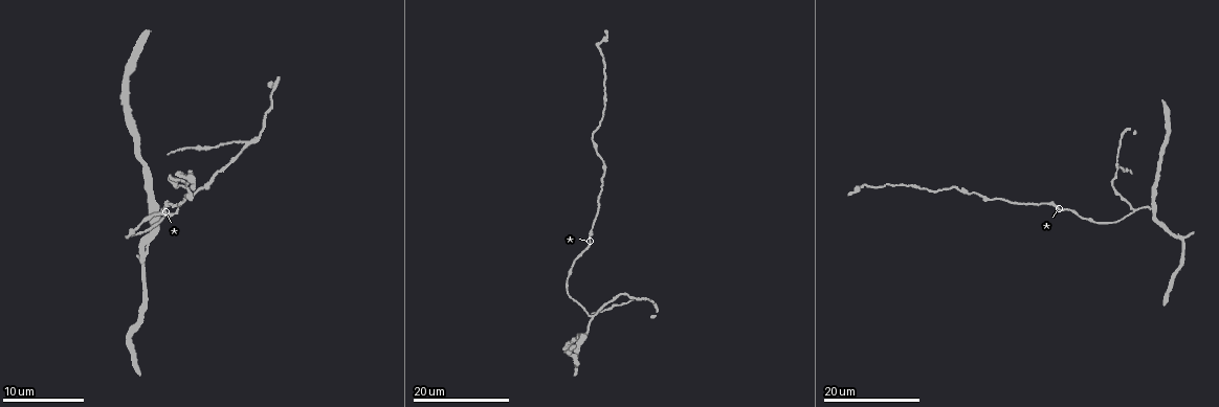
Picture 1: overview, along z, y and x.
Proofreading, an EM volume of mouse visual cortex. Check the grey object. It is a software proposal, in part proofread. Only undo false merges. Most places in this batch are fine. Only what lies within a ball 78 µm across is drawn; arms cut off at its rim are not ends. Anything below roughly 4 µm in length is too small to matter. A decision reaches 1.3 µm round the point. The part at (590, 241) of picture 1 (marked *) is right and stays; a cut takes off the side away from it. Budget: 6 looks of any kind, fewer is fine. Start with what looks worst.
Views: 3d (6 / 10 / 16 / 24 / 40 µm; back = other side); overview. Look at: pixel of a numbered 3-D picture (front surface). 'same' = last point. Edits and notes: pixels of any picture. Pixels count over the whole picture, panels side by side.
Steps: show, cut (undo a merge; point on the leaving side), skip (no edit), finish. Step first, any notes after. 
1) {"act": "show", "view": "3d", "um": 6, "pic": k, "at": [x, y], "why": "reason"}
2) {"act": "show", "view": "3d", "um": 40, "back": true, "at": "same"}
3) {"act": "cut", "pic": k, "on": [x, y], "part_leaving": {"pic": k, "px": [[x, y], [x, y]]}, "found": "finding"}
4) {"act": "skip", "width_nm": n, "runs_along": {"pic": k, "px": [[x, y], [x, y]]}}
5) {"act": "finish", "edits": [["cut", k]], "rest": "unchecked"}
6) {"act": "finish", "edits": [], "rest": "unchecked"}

{"act": "show", "view": "3d", "um": 16, "pic": 1, "at": [246, 141], "why": "three-way junction"}

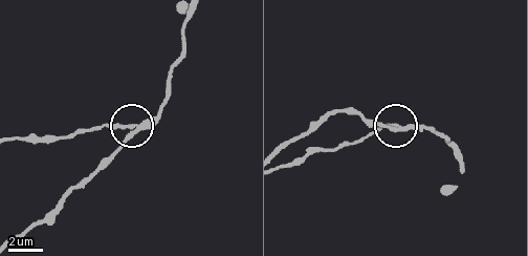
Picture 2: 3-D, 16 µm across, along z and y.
{"act": "show", "view": "3d", "um": 10, "pic": 2, "at": [129, 128]}

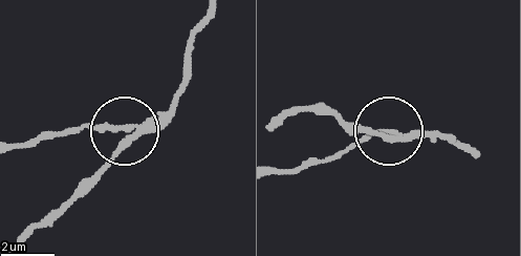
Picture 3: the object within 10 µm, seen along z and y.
{"act": "cut", "pic": 3, "on": [109, 125], "width_nm": 190, "part_leaving": {"pic": 3, "px": [[149, 124], [90, 124], [9, 144]]}, "found": "a second cell is stuck on"}

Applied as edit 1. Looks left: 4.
{"act": "show", "view": "3d", "um": 24, "pic": 1, "at": [168, 215], "why": "arms part here"}

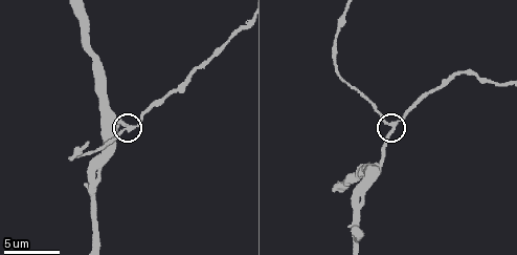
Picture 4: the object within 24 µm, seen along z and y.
{"act": "show", "view": "3d", "um": 10, "pic": 4, "at": [131, 127]}

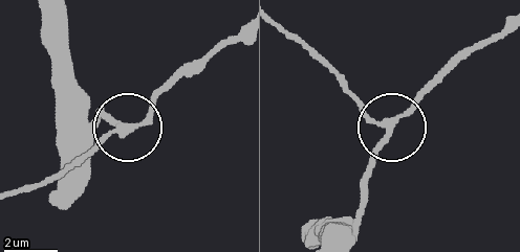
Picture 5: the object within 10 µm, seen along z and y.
{"act": "skip", "runs_along": {"pic": 5, "px": [[281, 25], [369, 115], [396, 121], [441, 78]]}, "found": "continuous, no second cell"}

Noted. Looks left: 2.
{"act": "show", "view": "3d", "um": 16, "pic": 4, "at": [102, 125]}

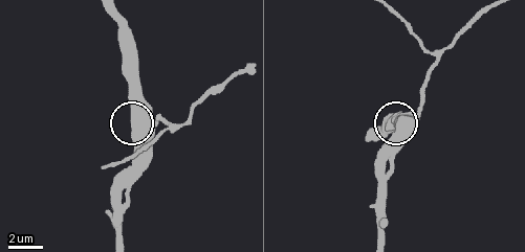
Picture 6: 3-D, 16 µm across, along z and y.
{"act": "show", "view": "3d", "um": 6, "pic": 6, "at": [133, 122]}

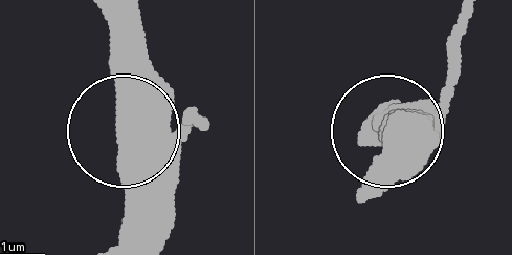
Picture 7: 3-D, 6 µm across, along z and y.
{"act": "skip", "runs_along": {"pic": 7, "px": [[205, 123], [123, 130], [131, 239]]}, "found": "continuous, no second cell"}

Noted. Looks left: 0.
{"act": "finish", "edits": [["cut", 3]], "rest": "unchecked"}

